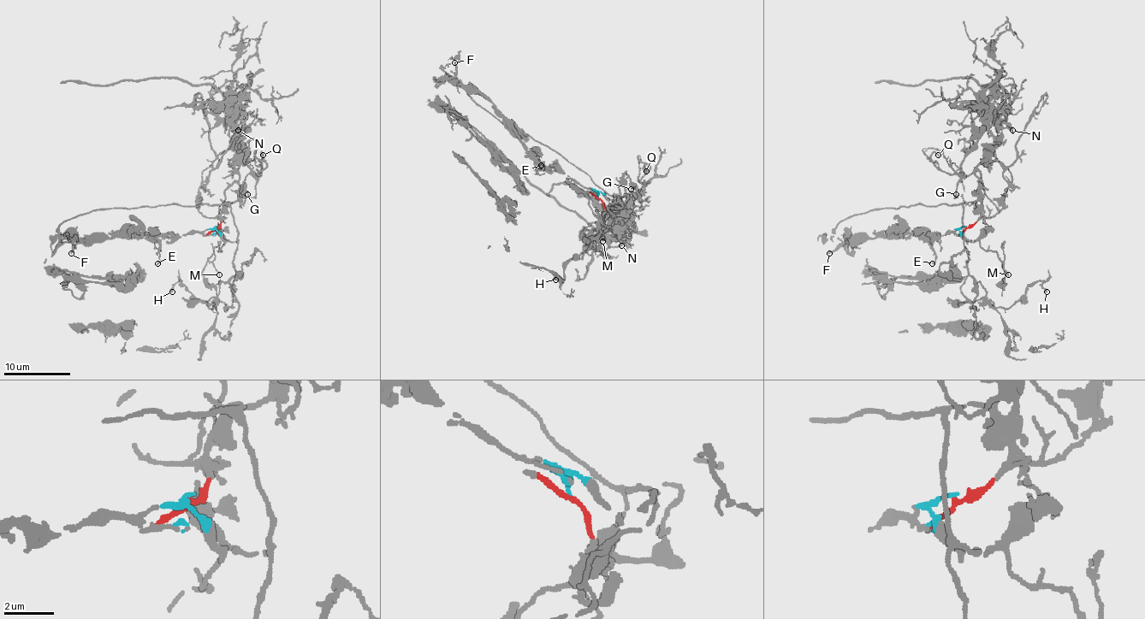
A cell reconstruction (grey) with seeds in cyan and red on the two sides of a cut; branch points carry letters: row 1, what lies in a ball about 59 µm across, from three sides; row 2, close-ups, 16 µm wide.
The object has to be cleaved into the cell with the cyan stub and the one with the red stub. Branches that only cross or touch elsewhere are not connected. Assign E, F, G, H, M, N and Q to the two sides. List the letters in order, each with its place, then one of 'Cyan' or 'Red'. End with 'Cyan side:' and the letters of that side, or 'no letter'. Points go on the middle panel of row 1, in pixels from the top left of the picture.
E: Place: (541, 165). Cyan
F: Place: (454, 62). Cyan
G: Place: (631, 189). Red
H: Place: (555, 280). Cyan
M: Place: (602, 241). Cyan
N: Place: (621, 245). Red
Q: Place: (646, 171). Red
Cyan side: E, F, H, M

